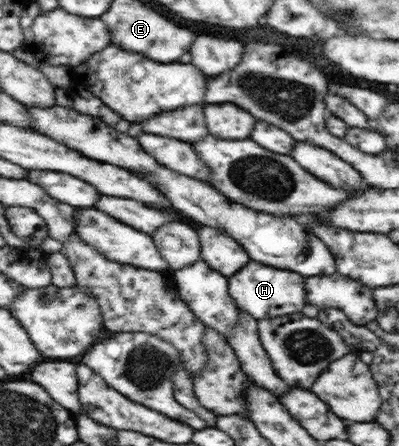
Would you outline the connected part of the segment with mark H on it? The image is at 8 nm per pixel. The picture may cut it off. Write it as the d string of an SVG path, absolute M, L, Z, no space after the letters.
M254 260L230 277L230 294L242 311L257 321L302 312L306 307L306 289L302 275L262 265Z

